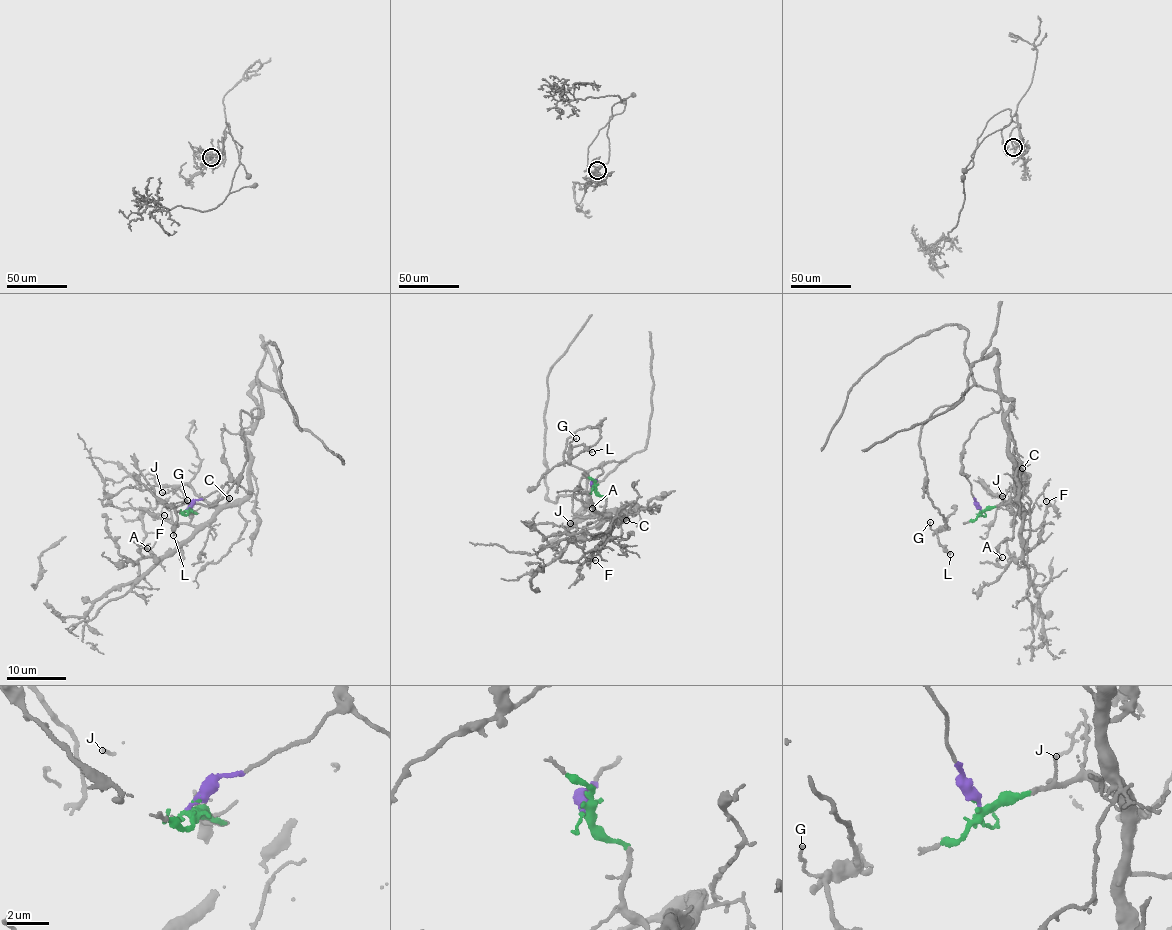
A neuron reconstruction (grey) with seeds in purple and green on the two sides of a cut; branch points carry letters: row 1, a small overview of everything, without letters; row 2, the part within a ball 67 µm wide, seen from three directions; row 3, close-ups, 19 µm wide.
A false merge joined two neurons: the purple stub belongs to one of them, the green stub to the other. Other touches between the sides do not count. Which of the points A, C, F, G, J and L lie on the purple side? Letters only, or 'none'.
G, L

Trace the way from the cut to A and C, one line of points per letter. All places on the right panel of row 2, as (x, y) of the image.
A: (980, 511), (1012, 504), (1023, 511), (1018, 531), (1022, 551), (1003, 566), (997, 562), (1001, 557)
C: (980, 511), (1000, 504), (1012, 504), (1022, 509), (1017, 497), (1017, 479), (1022, 468)

